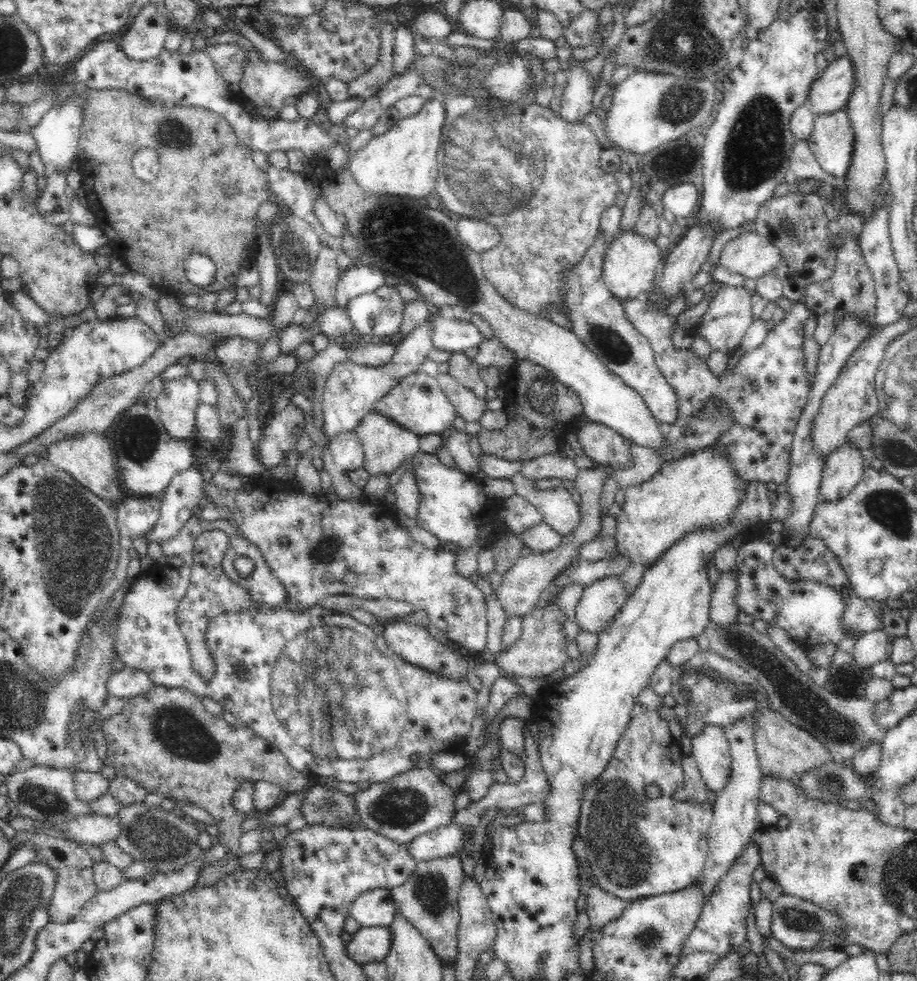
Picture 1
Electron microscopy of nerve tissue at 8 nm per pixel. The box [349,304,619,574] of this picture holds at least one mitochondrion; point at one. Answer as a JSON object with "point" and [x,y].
{"point":[540,396]}

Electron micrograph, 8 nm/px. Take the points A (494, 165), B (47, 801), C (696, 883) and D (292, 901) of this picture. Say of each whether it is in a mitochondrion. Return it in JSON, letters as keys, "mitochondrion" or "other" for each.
{"A":"mitochondrion","B":"mitochondrion","C":"other","D":"other"}

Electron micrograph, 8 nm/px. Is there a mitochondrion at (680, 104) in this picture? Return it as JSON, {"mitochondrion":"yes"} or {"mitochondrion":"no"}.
{"mitochondrion":"yes"}

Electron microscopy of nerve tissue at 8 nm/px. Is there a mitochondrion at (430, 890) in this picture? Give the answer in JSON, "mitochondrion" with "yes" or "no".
{"mitochondrion":"yes"}

